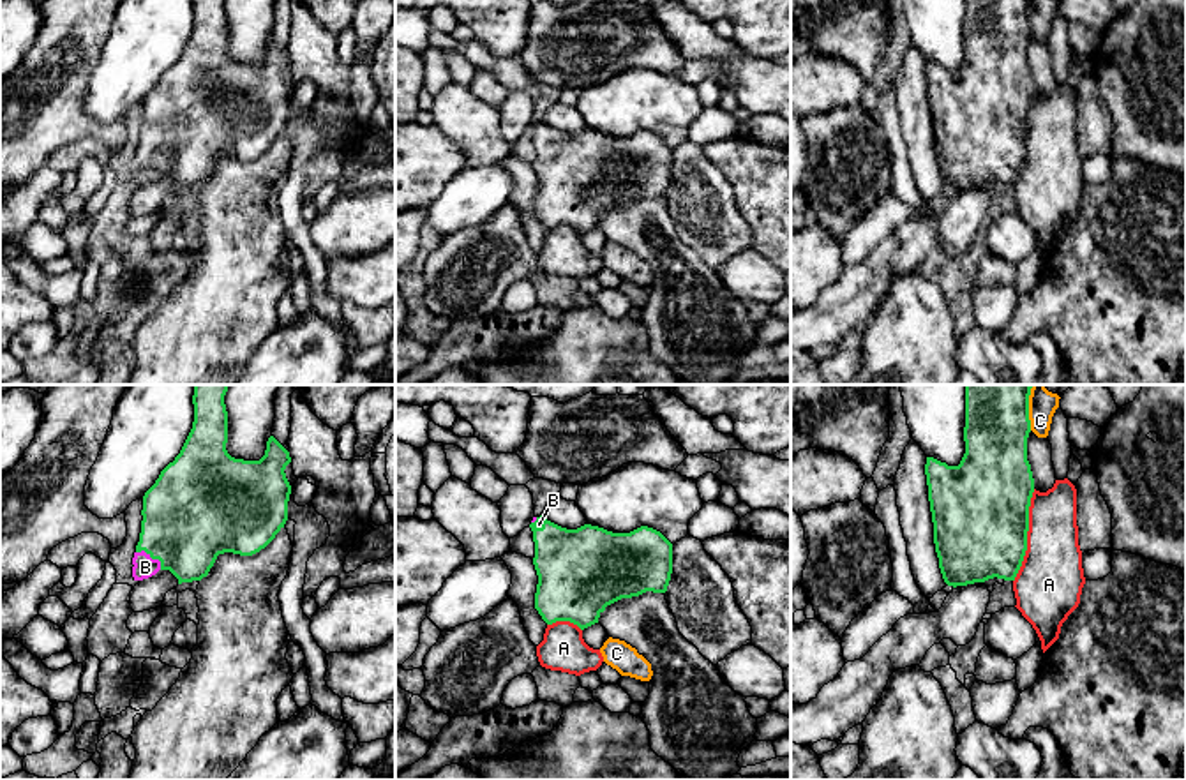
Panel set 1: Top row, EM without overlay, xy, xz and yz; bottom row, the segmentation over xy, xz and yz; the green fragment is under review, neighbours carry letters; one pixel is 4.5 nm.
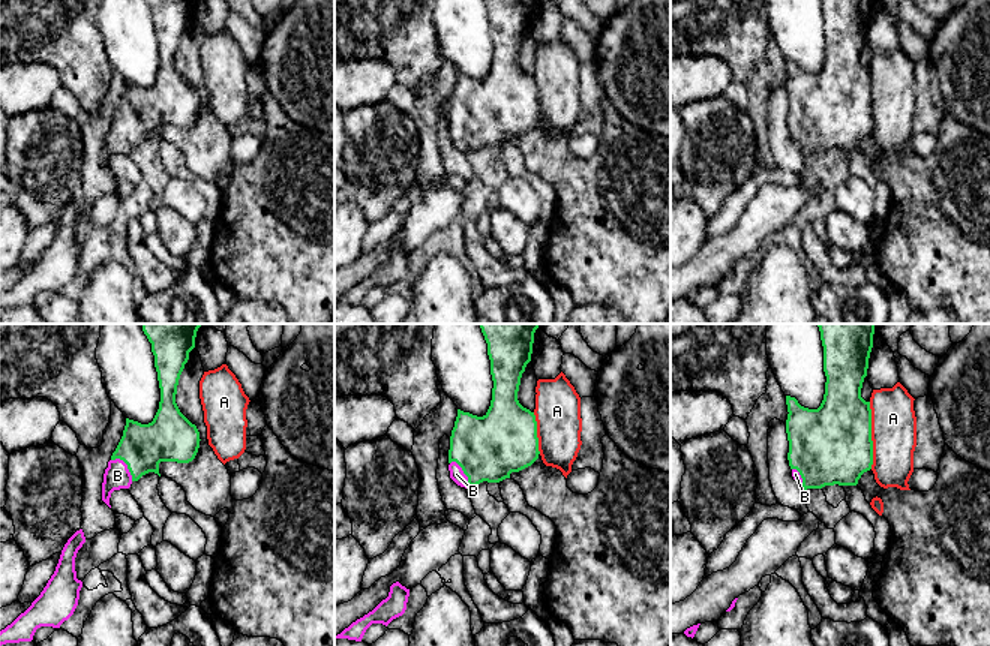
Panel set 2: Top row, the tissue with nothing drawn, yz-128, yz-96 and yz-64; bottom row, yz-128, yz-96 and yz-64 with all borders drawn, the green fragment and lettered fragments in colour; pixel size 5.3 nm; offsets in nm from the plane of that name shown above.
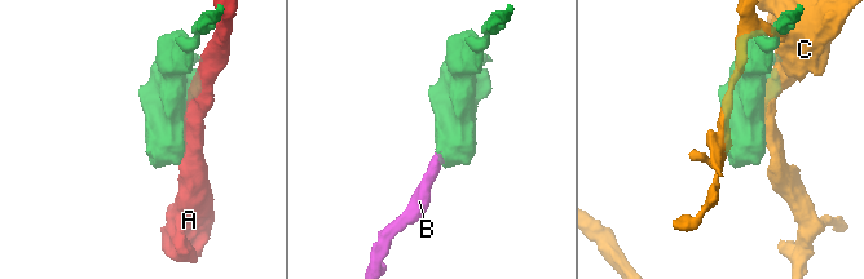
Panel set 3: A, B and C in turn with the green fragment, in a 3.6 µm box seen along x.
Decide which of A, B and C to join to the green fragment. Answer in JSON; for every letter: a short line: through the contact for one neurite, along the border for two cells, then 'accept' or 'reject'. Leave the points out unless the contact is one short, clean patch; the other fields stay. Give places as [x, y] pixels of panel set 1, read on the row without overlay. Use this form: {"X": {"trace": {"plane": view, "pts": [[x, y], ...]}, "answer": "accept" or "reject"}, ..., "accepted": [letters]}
{"A": {"answer": "reject"}, "B": {"trace": {"plane": "xy", "pts": [[189, 122], [152, 163], [145, 172]]}, "answer": "accept"}, "C": {"answer": "reject"}, "accepted": ["B"]}

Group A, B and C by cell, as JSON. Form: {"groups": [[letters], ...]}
{"groups": [["A"], ["B"], ["C"]]}

